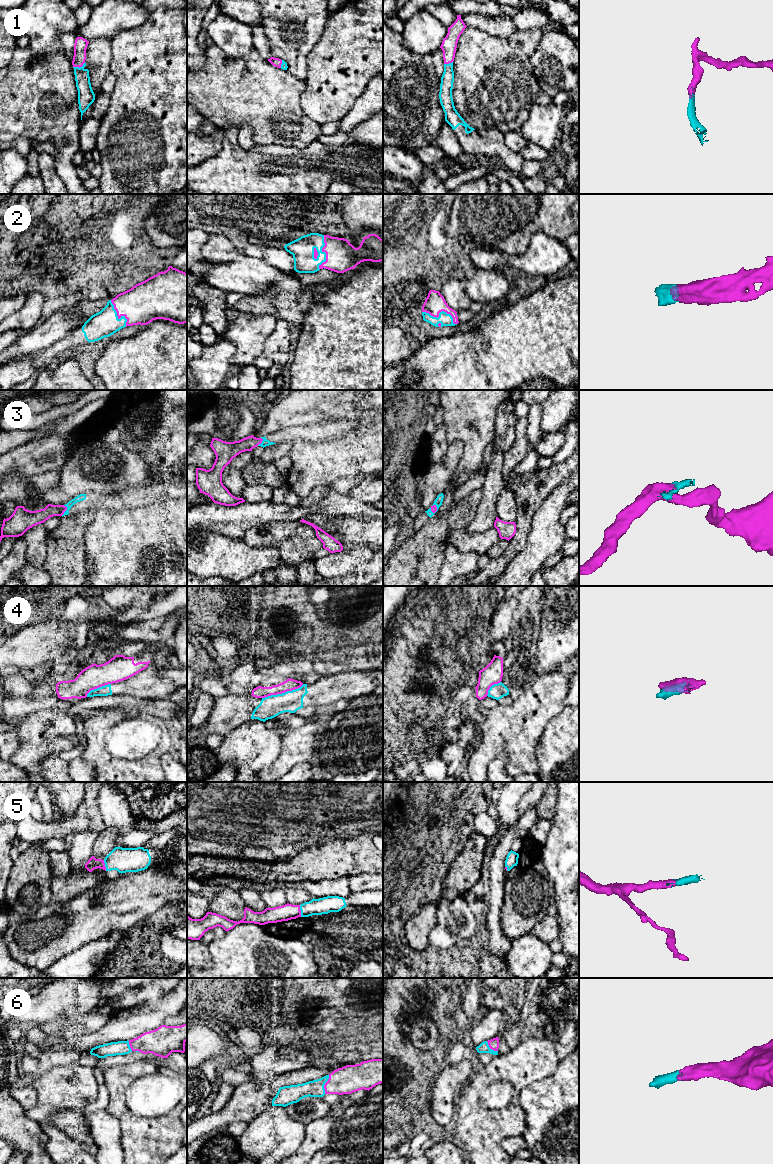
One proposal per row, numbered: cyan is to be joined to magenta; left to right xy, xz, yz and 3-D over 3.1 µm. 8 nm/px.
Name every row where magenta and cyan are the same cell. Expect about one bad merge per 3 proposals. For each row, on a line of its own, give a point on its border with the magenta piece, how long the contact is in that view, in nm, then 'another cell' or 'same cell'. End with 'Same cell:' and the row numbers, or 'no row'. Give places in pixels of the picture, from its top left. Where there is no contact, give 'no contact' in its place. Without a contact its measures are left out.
1: meets magenta in xy at (79, 67); contact 100 nm long; same cell
2: meets magenta in yz at (440, 311); contact 300 nm long; same cell
3: meets magenta in xy at (65, 510); contact 90 nm long; same cell
4: meets magenta in xz at (282, 692); contact 360 nm long; another cell
5: meets magenta in xz at (300, 911); contact 100 nm long; same cell
6: meets magenta in xz at (325, 1084); contact 160 nm long; same cell
Same cell: 1, 2, 3, 5, 6

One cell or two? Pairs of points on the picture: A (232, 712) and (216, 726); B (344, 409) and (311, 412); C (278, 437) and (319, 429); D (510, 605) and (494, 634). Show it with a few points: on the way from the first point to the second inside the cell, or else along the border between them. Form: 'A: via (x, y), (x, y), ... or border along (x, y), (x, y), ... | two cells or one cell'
A: via (228, 714), (220, 722) | one cell
B: border along (317, 404), (319, 410), (335, 418) | two cells
C: via (288, 434), (309, 433) | one cell
D: via (503, 612), (499, 627) | one cell

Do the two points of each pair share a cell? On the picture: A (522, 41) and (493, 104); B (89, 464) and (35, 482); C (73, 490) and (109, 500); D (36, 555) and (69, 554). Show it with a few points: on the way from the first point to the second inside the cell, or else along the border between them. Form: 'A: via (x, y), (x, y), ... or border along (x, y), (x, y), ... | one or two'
A: via (509, 57), (495, 74), (493, 88) | one
B: border along (59, 471), (59, 482), (44, 492) | two
C: border along (109, 493), (80, 493), (64, 504) | two
D: border along (49, 532), (47, 536), (46, 557), (41, 566) | two

